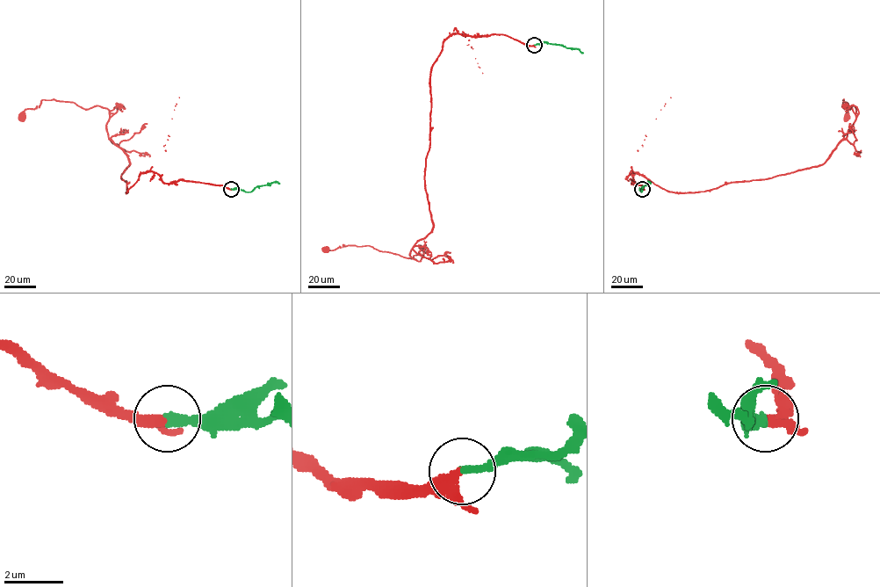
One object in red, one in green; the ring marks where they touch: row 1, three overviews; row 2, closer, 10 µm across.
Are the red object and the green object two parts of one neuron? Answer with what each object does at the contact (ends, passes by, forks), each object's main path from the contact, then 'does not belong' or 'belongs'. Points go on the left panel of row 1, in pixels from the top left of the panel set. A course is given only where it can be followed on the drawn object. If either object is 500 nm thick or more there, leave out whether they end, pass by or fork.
red passes by; green ends; course red (231, 189), (165, 183), (147, 171), (126, 193), (129, 159), (108, 137), (107, 108), (44, 99), (22, 116); course green (231, 189), (250, 192), (256, 186), (279, 183); belongs

